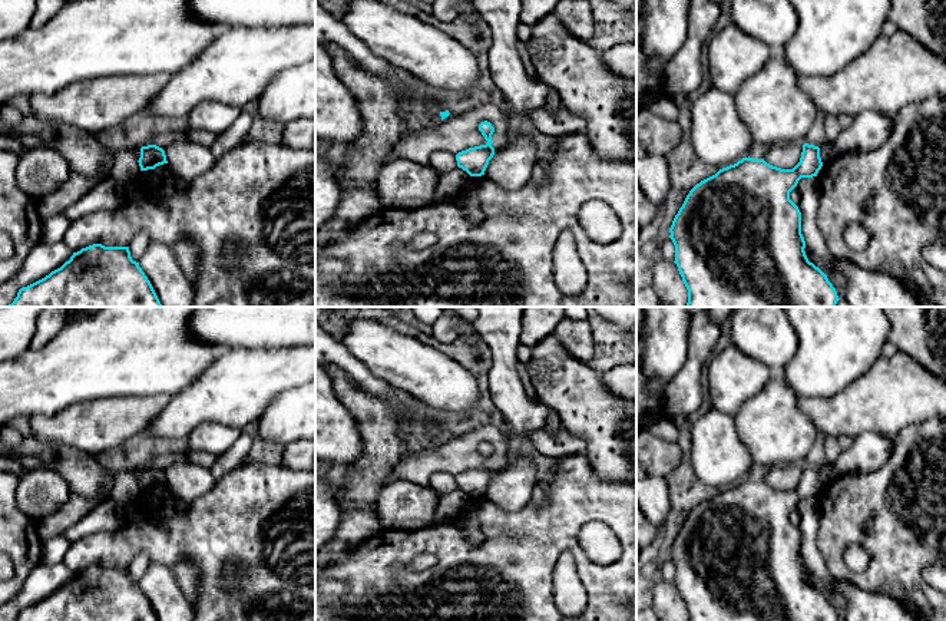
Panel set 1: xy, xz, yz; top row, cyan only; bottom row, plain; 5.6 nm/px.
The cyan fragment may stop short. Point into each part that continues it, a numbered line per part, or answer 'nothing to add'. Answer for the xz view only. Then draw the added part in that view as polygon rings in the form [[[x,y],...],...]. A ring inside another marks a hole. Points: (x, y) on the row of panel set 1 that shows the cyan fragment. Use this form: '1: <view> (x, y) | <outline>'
nothing to add

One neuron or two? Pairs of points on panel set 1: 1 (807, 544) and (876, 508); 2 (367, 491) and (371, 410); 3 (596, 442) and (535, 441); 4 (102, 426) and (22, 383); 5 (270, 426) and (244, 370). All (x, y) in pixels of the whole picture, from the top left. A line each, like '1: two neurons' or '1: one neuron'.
1: two neurons
2: one neuron
3: two neurons
4: two neurons
5: two neurons

